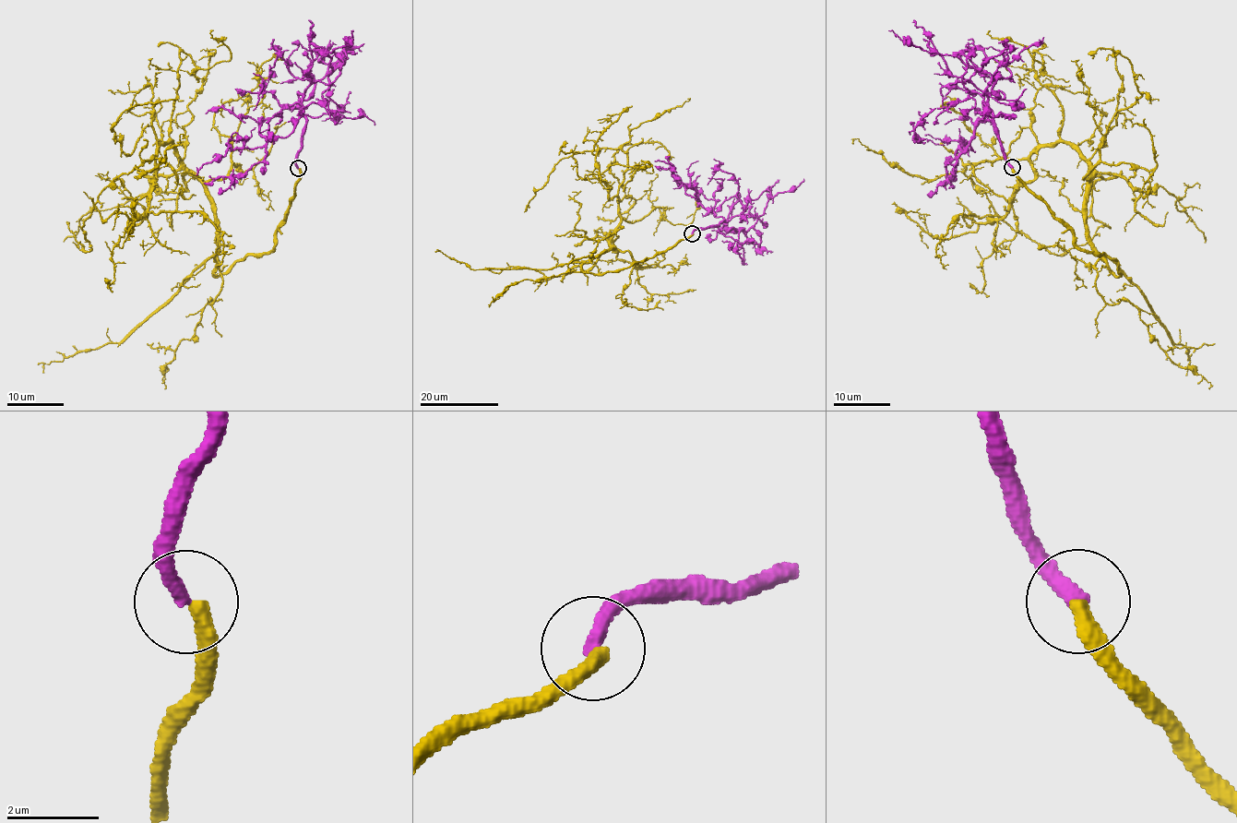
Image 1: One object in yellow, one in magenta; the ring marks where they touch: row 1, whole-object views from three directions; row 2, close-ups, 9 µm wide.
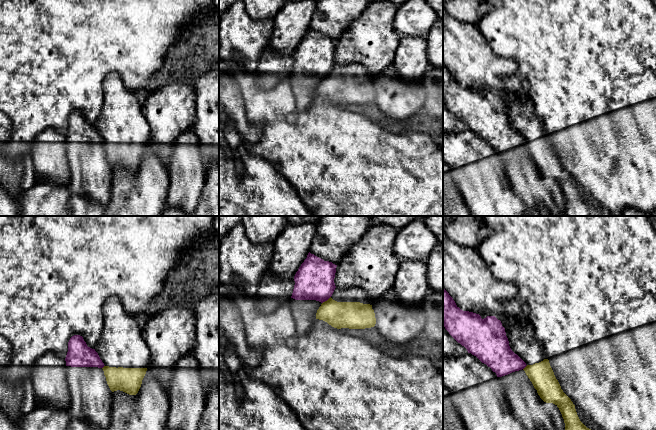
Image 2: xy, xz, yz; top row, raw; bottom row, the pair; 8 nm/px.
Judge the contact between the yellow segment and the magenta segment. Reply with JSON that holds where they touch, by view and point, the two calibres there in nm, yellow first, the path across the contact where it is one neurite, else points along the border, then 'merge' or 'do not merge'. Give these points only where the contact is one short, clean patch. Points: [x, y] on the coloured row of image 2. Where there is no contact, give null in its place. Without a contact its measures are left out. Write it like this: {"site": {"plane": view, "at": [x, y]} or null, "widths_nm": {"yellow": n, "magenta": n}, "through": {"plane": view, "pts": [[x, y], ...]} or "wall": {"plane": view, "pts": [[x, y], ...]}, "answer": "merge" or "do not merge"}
{"site": {"plane": "xz", "at": [327, 300]}, "widths_nm": {"yellow": 220, "magenta": 320}, "wall": {"plane": "xz", "pts": [[330, 296], [322, 303]]}, "answer": "do not merge"}

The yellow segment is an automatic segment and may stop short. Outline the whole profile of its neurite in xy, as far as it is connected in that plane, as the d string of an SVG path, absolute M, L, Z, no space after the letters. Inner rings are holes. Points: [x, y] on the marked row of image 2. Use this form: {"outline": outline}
{"outline": "M111 296L105 302L104 326L94 349L105 365L102 369L110 390L136 395L150 366L150 350L136 318L126 312L118 297Z"}

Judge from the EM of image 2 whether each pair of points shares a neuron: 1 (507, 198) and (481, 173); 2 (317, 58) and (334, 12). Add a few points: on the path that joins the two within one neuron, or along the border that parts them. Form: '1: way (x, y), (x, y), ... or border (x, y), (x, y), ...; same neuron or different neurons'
1: way (501, 193), (487, 179); same neuron
2: border (309, 28), (336, 41); different neurons

